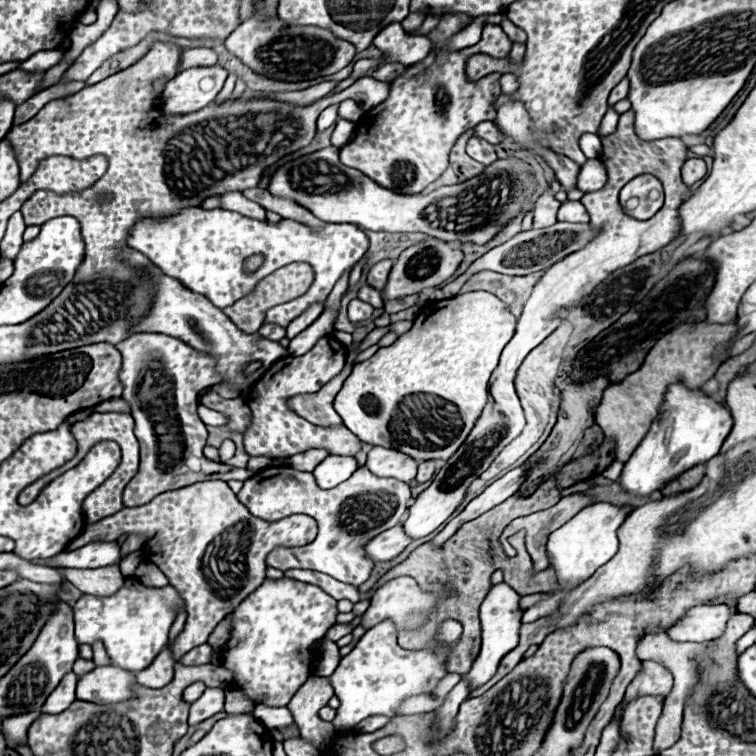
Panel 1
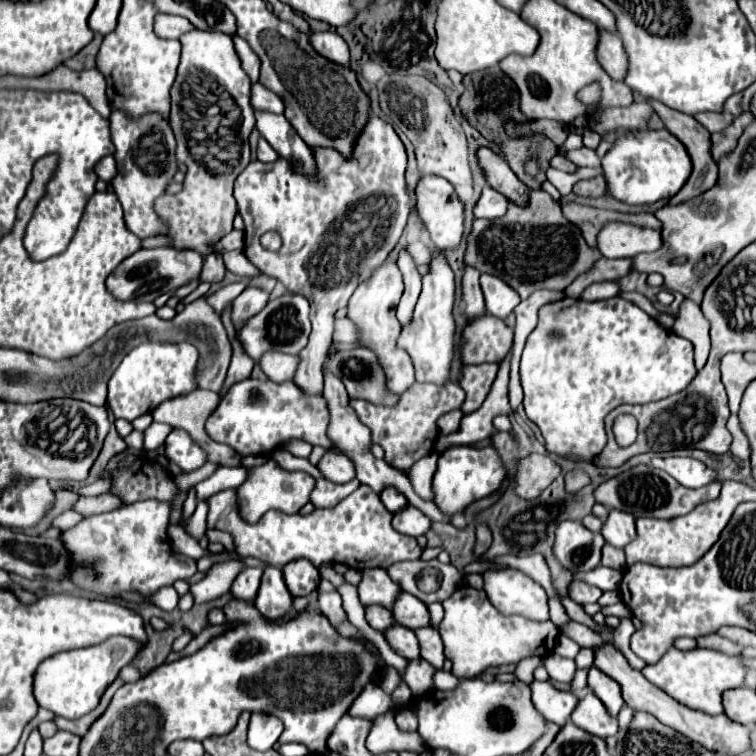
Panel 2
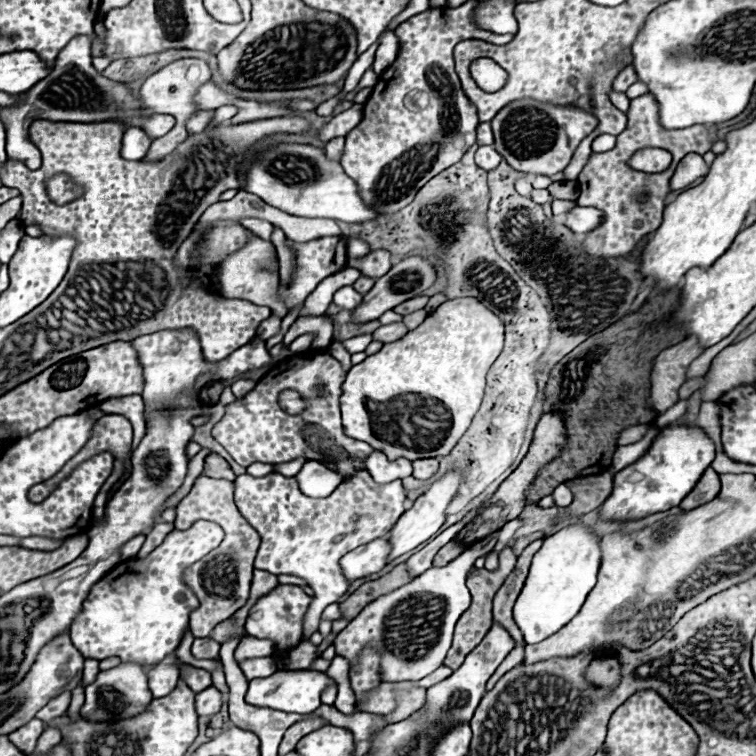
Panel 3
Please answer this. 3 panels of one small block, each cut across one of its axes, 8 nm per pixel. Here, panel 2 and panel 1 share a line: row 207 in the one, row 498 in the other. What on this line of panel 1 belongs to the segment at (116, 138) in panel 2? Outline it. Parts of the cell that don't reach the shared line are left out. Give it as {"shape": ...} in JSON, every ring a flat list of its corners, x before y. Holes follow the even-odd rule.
{"shape":[[140,332,122,340,116,346,122,352,120,380,124,384,122,398,130,404,132,416,136,420,136,438,140,442,140,466,138,474,124,488,122,502,126,508,136,508,148,504,162,492,190,486,204,480,246,480,256,472,246,468,232,468,220,462,212,462,202,454,206,446,206,426,198,418,198,392,220,384,220,374,216,372,216,358,190,348,178,338]]}

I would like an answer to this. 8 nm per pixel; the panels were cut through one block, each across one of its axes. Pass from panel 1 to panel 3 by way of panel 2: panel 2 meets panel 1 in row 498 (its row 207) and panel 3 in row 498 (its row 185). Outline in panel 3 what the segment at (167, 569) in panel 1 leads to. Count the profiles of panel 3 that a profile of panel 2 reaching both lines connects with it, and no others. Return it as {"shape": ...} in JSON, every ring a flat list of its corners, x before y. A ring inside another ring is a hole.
{"shape":[[200,476,190,494,180,500,176,506,176,528,190,528,198,520,210,520,222,526,224,530,224,540,222,544,212,550,208,556,204,556,200,562,192,564,190,570,186,570,184,580,192,588,192,592,200,600,200,608,190,614,190,632,194,638,206,638,210,632,224,620,228,620,236,610,240,610,250,592,250,582,252,582,252,570,254,570,254,558,260,546,260,536,258,532,242,518,234,504,234,482,224,480,224,478,206,478]]}

